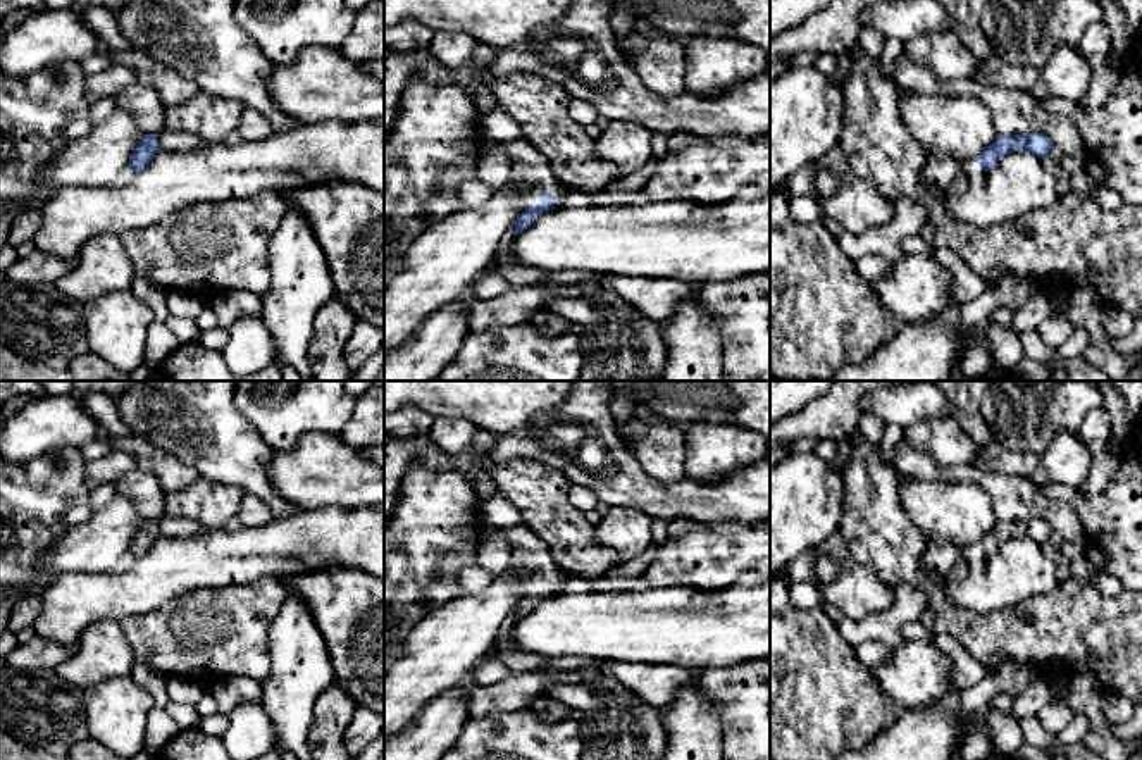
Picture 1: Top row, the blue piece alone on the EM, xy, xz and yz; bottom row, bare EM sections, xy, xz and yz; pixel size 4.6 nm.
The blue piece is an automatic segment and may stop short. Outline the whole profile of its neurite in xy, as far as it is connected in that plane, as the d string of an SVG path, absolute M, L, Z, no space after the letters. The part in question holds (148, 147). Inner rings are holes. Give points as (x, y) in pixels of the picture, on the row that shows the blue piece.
M164 128L158 134L146 134L134 148L129 167L141 172L148 167L152 159L160 152L193 150L203 145L202 138L189 131L172 131Z

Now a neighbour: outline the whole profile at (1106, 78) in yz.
M1109 60L1108 64L1095 67L1092 74L1094 74L1092 91L1083 98L1082 103L1087 103L1090 107L1101 107L1109 100L1109 97L1120 84L1121 76L1120 62Z

